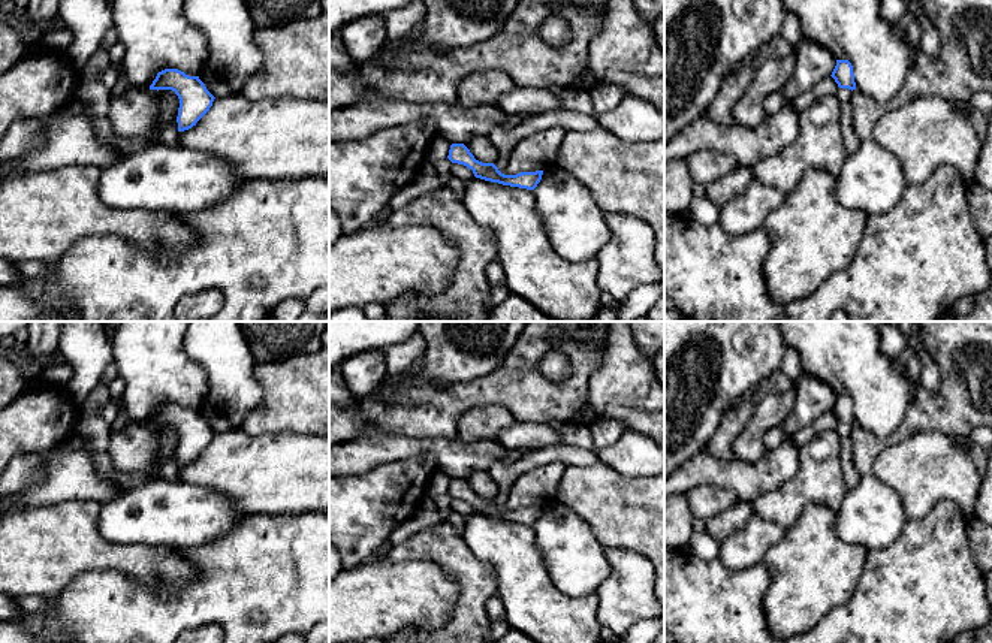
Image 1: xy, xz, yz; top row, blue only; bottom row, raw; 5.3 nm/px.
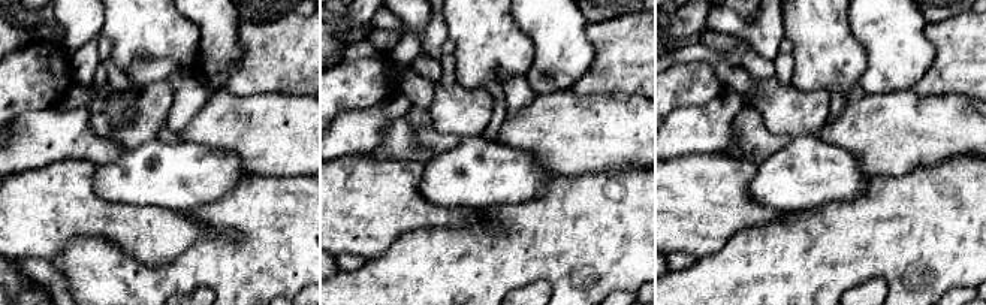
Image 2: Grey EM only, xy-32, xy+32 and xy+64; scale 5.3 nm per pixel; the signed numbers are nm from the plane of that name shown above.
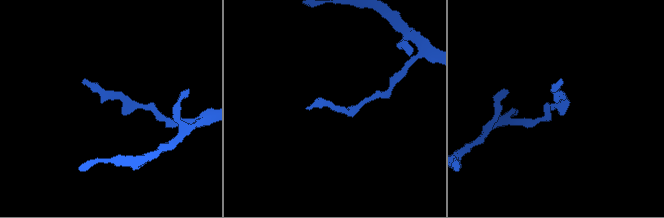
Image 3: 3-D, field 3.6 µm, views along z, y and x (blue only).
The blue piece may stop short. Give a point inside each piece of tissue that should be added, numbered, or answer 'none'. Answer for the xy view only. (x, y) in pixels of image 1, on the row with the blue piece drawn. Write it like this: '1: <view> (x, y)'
none

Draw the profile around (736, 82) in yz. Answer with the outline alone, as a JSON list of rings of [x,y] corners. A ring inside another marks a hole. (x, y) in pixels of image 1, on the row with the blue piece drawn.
[[[781,34],[762,45],[753,57],[744,60],[735,72],[726,76],[718,94],[709,105],[706,115],[720,126],[735,124],[733,108],[751,85],[762,64],[771,58],[789,57],[792,51],[793,46]]]

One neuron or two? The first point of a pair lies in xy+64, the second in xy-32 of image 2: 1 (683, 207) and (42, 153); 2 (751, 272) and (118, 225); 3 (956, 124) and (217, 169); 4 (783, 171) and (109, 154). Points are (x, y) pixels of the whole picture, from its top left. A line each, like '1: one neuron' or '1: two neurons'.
1: two neurons
2: two neurons
3: two neurons
4: two neurons

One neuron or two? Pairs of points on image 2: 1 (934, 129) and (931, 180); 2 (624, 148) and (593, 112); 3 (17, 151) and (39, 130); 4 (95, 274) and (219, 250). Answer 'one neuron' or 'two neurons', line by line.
1: two neurons
2: one neuron
3: one neuron
4: one neuron

